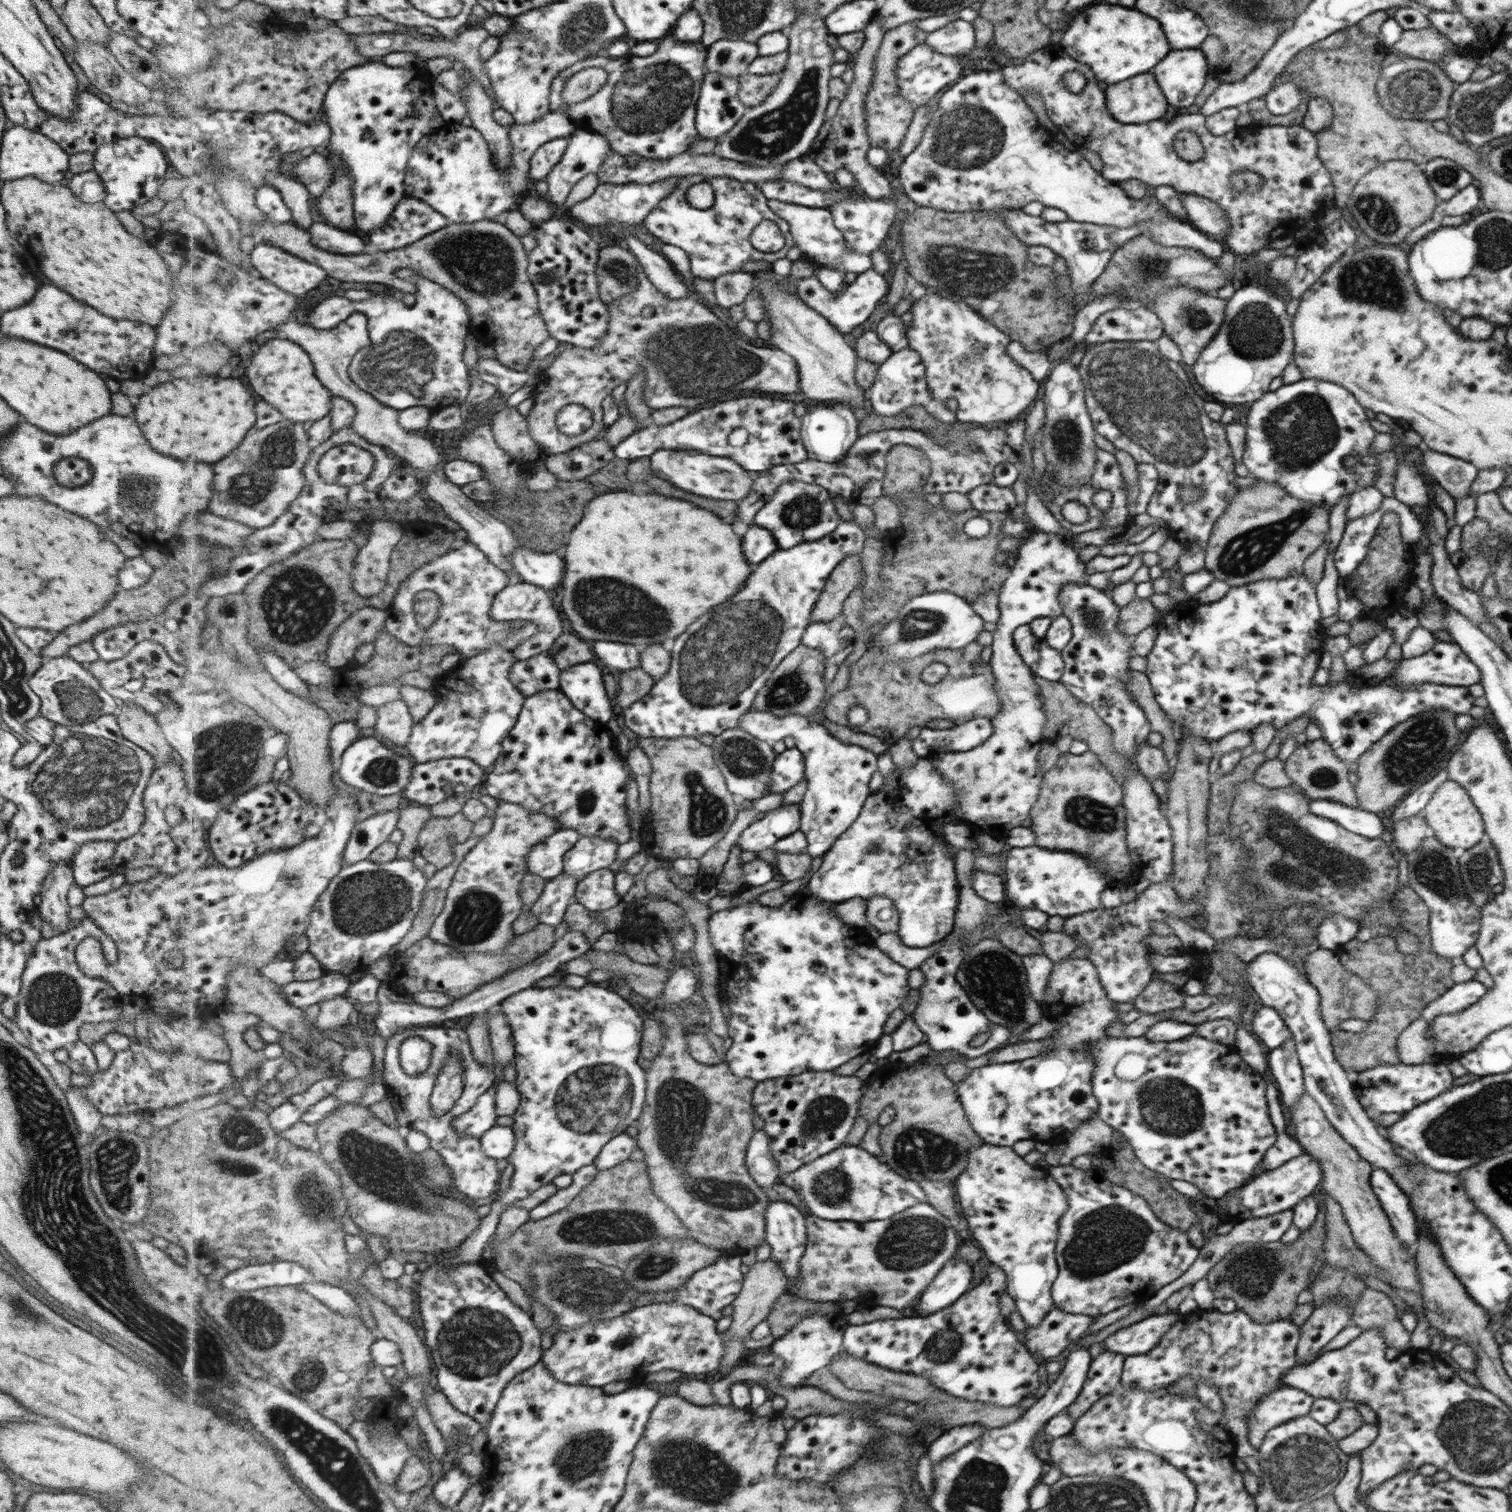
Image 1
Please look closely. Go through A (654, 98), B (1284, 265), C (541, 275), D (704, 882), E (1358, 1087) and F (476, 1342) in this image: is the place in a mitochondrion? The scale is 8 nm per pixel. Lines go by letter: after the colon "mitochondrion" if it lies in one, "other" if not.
A: mitochondrion
B: other
C: mitochondrion
D: other
E: other
F: mitochondrion

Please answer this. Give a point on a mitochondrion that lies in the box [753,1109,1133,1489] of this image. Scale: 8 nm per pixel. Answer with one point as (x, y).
(912, 1242)

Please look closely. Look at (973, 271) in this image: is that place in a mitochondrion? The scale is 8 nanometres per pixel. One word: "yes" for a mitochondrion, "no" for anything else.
yes

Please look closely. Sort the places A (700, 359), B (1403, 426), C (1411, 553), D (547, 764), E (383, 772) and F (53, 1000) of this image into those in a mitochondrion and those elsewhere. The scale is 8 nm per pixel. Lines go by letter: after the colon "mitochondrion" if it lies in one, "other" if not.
A: mitochondrion
B: other
C: other
D: other
E: mitochondrion
F: mitochondrion

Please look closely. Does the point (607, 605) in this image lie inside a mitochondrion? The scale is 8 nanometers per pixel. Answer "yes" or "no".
yes

